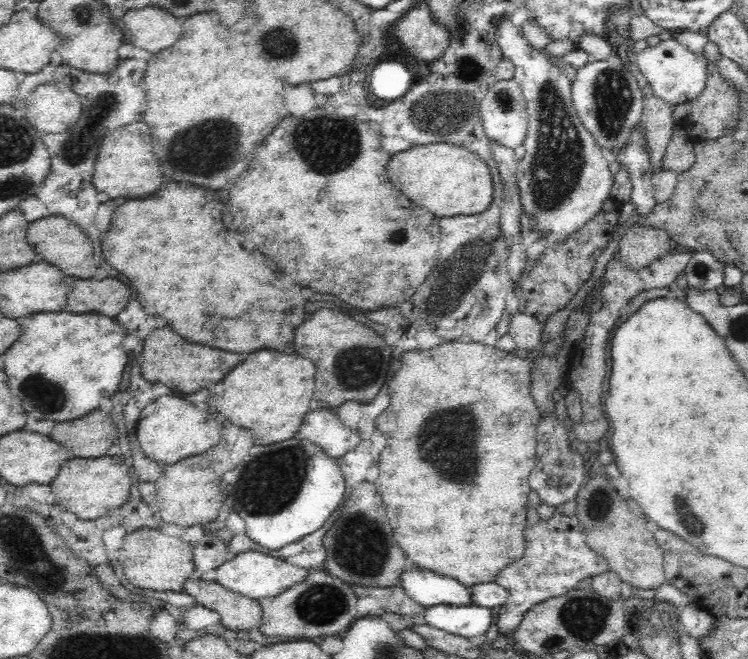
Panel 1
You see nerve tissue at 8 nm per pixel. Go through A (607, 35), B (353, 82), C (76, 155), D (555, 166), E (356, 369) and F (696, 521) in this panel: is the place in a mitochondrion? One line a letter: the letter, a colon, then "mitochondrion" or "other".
A: other
B: other
C: mitochondrion
D: mitochondrion
E: mitochondrion
F: mitochondrion

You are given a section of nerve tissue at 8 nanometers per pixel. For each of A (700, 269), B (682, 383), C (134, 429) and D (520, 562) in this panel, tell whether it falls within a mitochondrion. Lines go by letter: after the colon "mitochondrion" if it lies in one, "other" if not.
A: mitochondrion
B: other
C: other
D: other

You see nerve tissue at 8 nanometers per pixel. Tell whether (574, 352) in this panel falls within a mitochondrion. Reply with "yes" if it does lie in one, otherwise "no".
no

